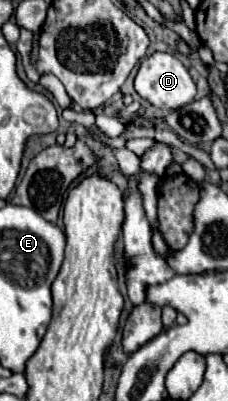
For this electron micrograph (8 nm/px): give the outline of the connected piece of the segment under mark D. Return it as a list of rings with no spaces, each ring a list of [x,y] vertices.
[[[155,52],[141,60],[139,72],[135,76],[135,92],[143,100],[151,102],[153,106],[157,106],[161,110],[177,110],[179,106],[185,106],[187,102],[191,102],[195,98],[197,88],[195,88],[193,78],[189,76],[189,70],[183,66],[183,62],[175,54]]]

